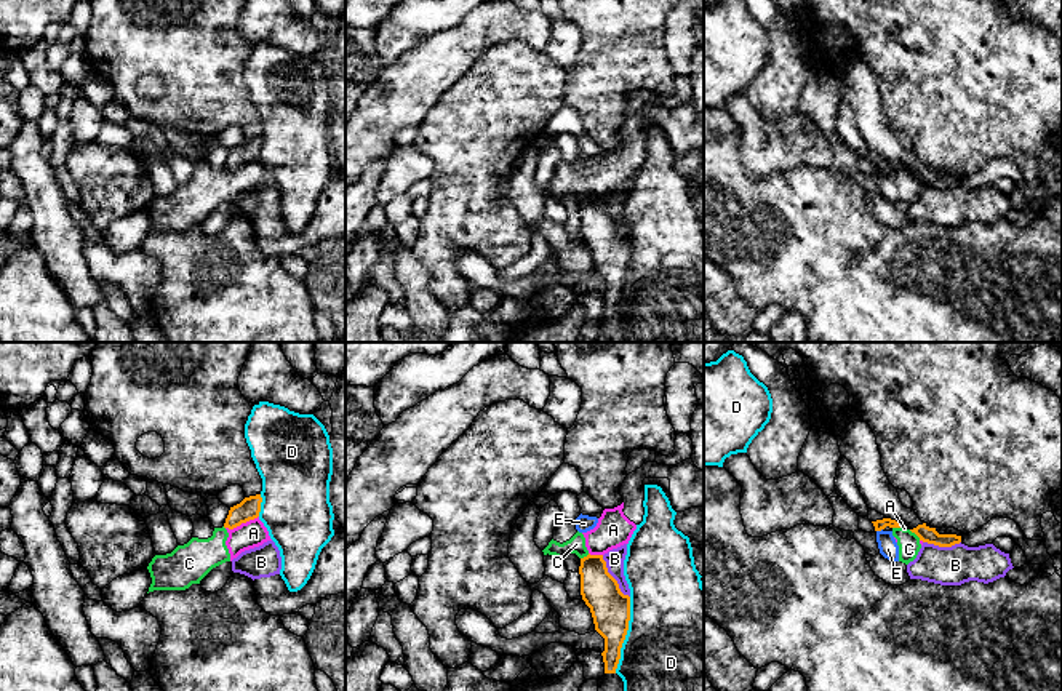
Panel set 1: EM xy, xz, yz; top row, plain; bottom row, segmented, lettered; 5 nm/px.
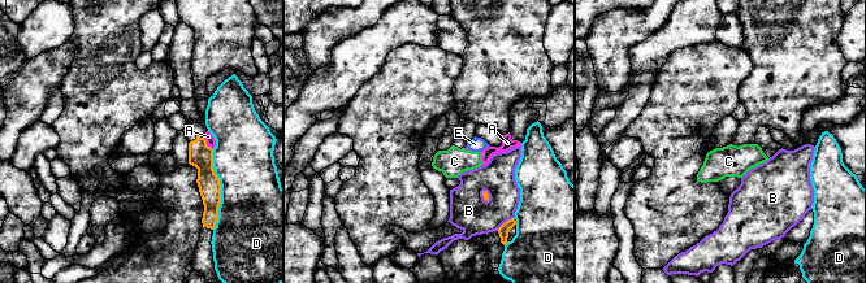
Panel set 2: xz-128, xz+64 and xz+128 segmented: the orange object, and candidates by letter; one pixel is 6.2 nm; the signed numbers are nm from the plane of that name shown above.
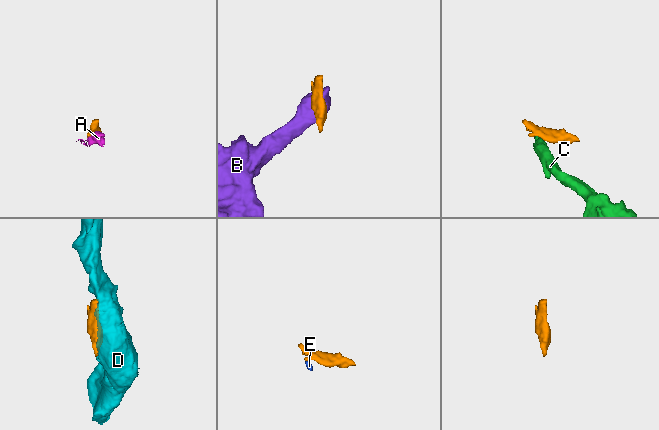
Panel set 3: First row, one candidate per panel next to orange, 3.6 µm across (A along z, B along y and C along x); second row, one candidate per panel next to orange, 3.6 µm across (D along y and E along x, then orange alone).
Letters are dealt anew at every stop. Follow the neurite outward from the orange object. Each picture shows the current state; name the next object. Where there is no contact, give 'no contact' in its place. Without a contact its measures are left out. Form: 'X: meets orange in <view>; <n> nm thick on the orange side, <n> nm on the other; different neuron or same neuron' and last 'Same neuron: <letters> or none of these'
A: meets orange in xy; 110 nm thick on the orange side, 140 nm on the other; different neuron
B: meets orange in xz; 200 nm thick on the orange side, 100 nm on the other; different neuron
C: meets orange in yz; 80 nm thick on the orange side, 110 nm on the other; different neuron
D: meets orange in xz; 200 nm thick on the orange side, 500 nm on the other; different neuron
E: meets orange in yz; 50 nm thick on the orange side, 100 nm on the other; different neuron
Same neuron: none of these

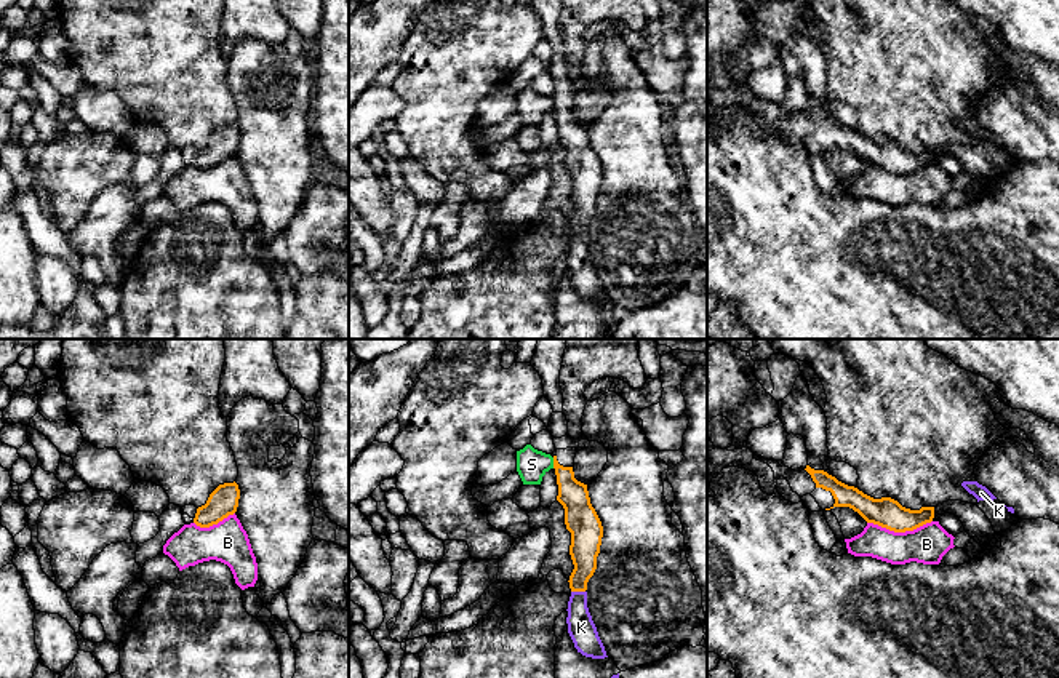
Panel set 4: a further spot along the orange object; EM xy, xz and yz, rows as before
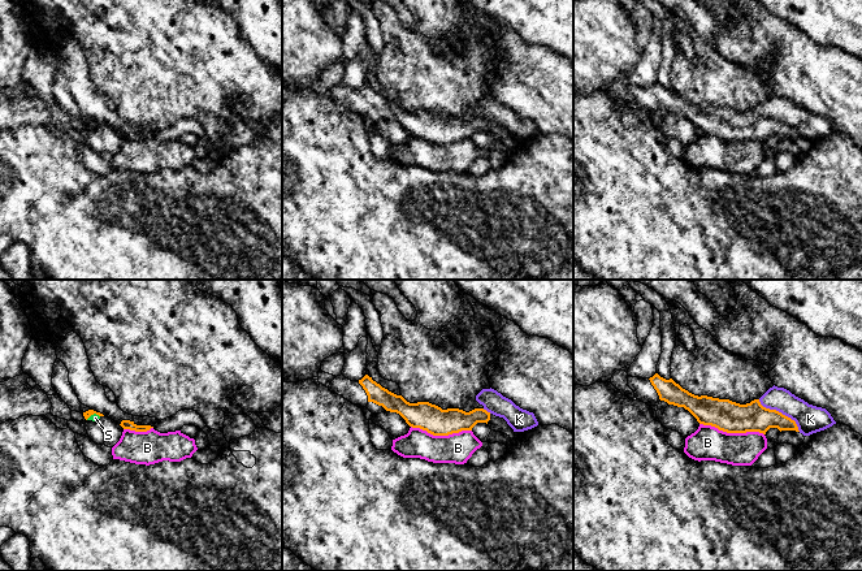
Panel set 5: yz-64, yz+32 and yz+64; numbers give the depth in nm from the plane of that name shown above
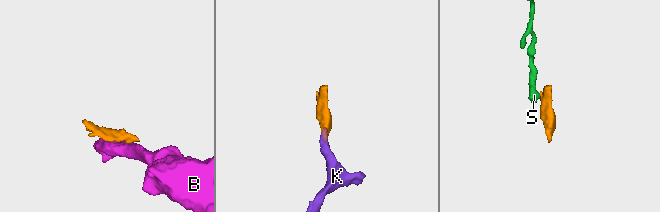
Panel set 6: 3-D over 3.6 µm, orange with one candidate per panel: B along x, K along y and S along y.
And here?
B: meets orange in yz; 150 nm thick on the orange side, 190 nm on the other; different neuron
K: meets orange in xz; 150 nm thick on the orange side, 140 nm on the other; same neuron
S: meets orange in xz; 150 nm thick on the orange side, 160 nm on the other; different neuron
Same neuron: K

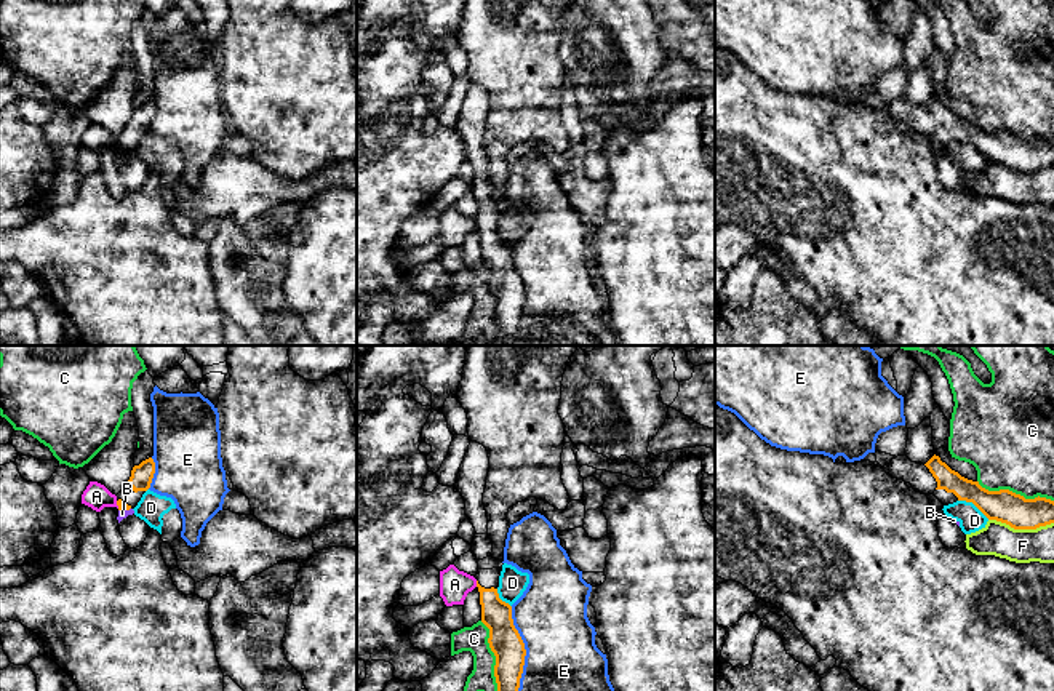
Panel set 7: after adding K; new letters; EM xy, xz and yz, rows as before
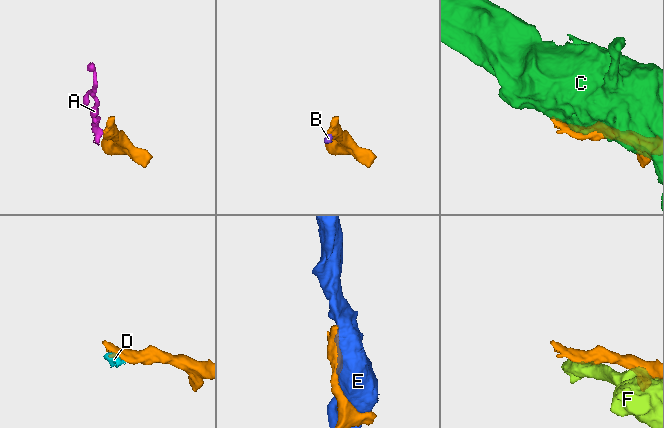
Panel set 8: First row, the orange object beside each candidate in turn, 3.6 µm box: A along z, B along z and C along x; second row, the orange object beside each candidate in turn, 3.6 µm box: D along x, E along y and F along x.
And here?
A: meets orange in xz; 160 nm thick on the orange side, 150 nm on the other; different neuron
B: meets orange in xy; 50 nm thick on the orange side, 50 nm on the other; different neuron
C: meets orange in xz; 160 nm thick on the orange side, 130 nm on the other; different neuron
D: meets orange in yz; 160 nm thick on the orange side, 120 nm on the other; different neuron
E: meets orange in xz; 160 nm thick on the orange side, 440 nm on the other; different neuron
F: meets orange in yz; 160 nm thick on the orange side, 180 nm on the other; different neuron
Same neuron: none of these

